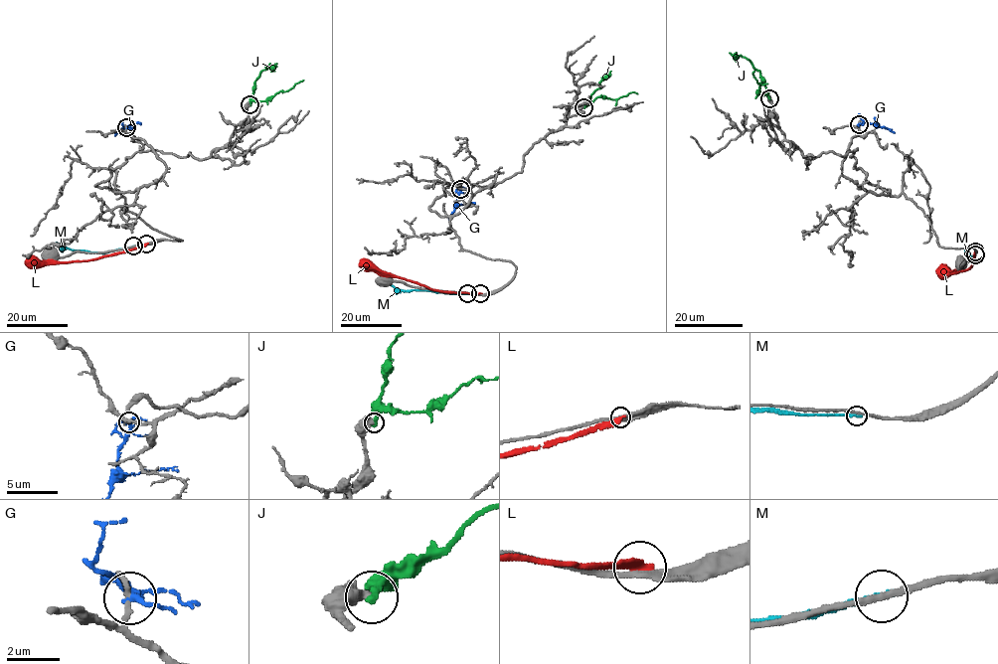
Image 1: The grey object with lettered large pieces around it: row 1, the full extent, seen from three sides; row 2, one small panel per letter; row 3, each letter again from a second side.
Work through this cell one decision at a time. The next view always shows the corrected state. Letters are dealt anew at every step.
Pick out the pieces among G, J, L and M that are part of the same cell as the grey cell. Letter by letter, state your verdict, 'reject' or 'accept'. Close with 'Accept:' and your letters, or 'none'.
G: reject
J: reject
L: reject
M: reject
Accept: none

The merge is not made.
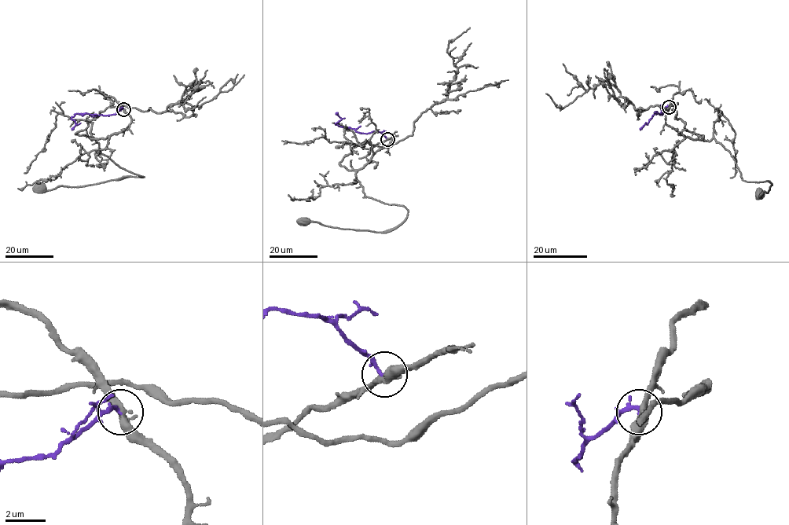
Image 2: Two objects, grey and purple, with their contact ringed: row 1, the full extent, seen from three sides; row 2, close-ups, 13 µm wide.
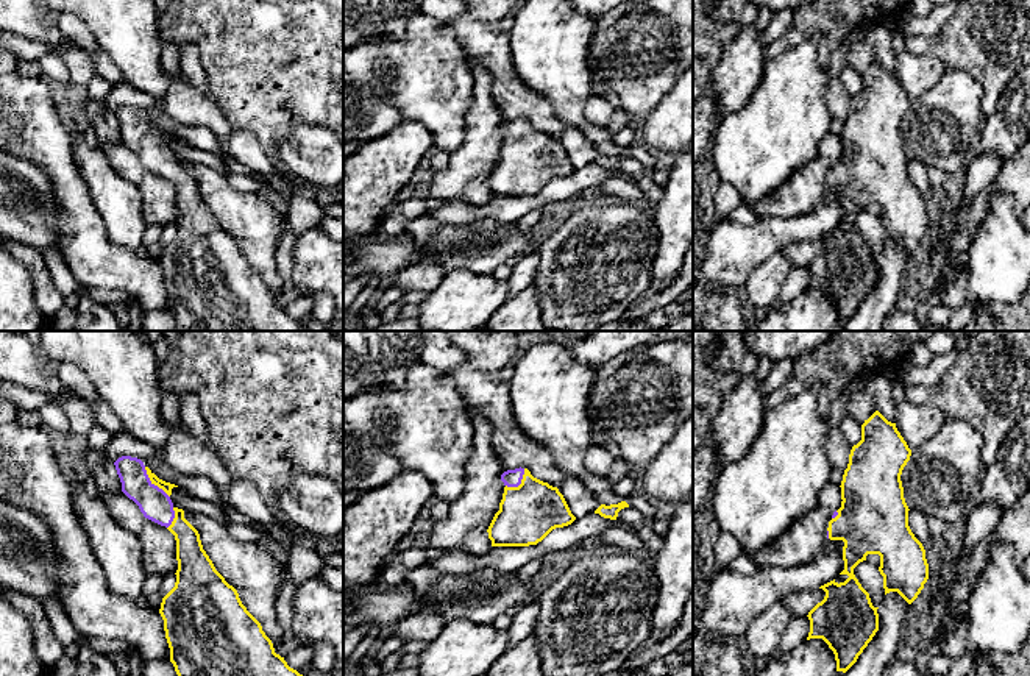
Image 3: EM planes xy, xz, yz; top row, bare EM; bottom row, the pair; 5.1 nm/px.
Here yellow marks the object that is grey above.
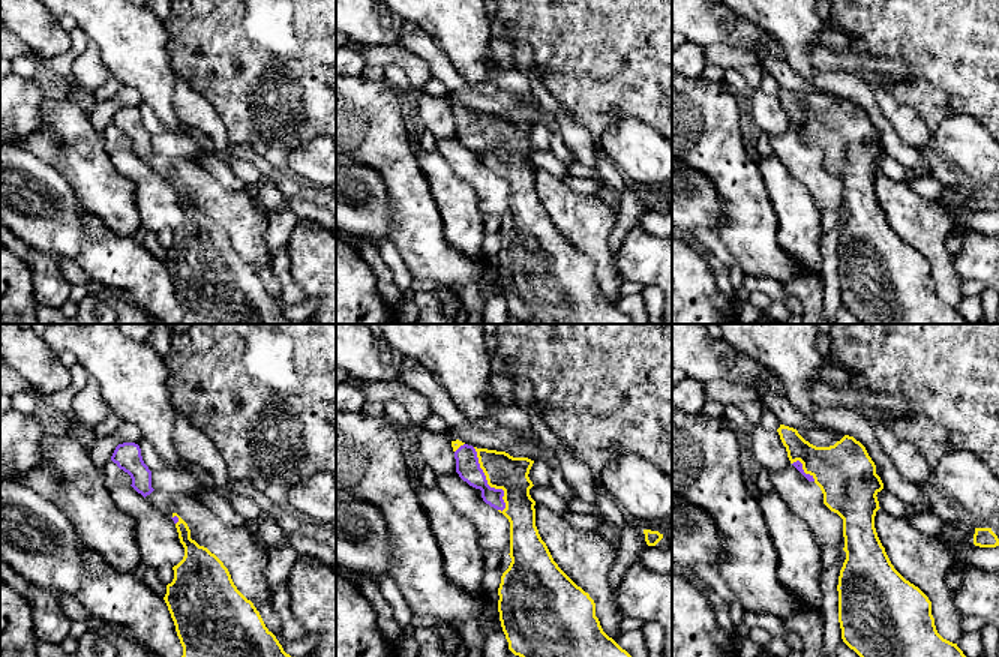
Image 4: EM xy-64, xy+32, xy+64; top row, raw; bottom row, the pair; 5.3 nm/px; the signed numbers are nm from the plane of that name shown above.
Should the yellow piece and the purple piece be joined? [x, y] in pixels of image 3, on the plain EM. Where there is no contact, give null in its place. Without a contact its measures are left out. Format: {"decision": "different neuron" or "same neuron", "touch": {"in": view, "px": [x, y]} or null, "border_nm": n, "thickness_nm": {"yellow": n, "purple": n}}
{"decision": "same neuron", "touch": {"in": "xy", "px": [153, 133]}, "border_nm": 200, "thickness_nm": {"yellow": 50, "purple": 160}}

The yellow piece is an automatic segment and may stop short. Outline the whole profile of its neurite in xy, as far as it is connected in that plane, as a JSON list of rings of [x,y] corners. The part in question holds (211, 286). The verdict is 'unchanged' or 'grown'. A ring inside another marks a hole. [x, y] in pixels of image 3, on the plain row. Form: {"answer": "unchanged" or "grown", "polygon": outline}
{"answer": "grown", "polygon": [[[122,106],[114,116],[122,142],[139,156],[145,169],[165,176],[176,190],[176,233],[162,248],[159,264],[170,312],[179,331],[307,331],[275,303],[272,290],[242,254],[237,240],[215,220],[203,200],[198,181],[170,150],[172,139],[178,136],[159,130],[137,108]]]}

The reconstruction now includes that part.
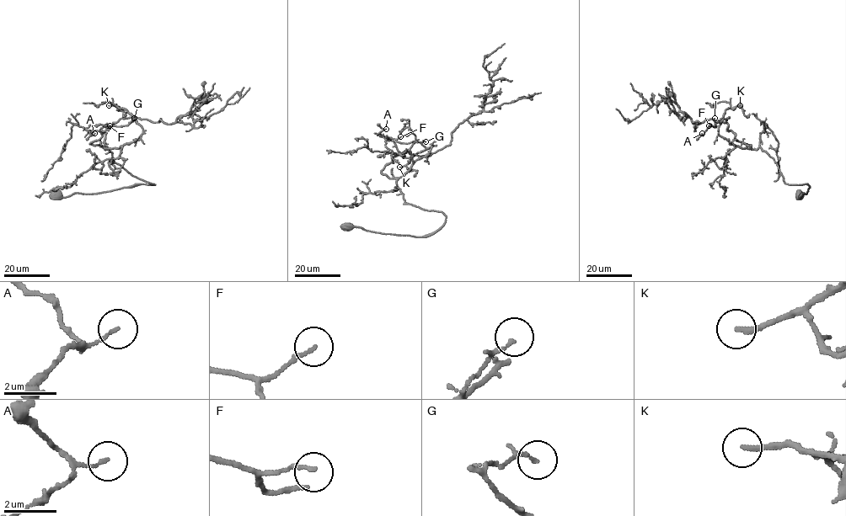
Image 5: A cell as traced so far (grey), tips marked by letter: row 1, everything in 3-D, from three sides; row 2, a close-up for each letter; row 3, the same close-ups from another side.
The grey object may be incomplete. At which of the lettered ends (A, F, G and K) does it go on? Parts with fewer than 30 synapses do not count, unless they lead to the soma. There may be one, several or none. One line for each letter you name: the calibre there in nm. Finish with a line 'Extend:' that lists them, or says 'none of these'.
K: 200 nm
Extend: K

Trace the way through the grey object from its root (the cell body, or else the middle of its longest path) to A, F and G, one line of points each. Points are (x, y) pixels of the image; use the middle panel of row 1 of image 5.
A: (347, 226), (425, 236), (445, 222), (441, 211), (407, 204), (397, 184), (434, 146), (377, 134), (386, 129)
F: (347, 226), (425, 236), (445, 222), (441, 212), (404, 199), (397, 180), (434, 146), (400, 143), (400, 136)
G: (347, 226), (425, 236), (443, 224), (441, 212), (407, 204), (397, 184), (434, 146), (425, 141)

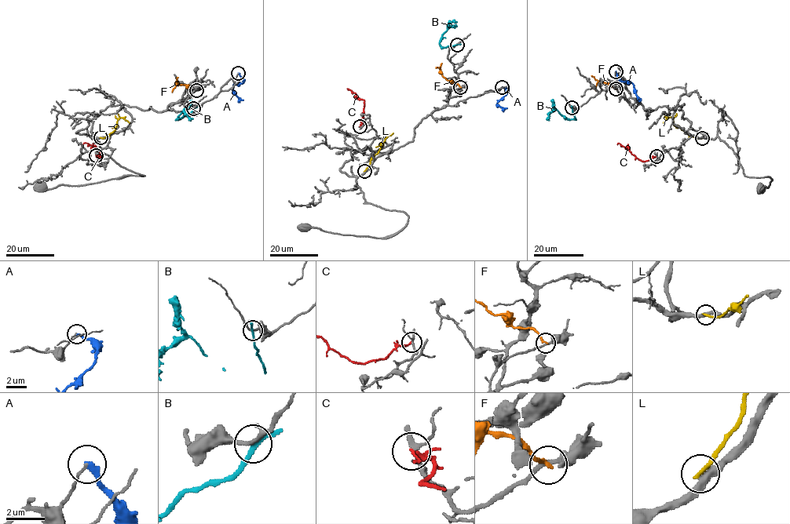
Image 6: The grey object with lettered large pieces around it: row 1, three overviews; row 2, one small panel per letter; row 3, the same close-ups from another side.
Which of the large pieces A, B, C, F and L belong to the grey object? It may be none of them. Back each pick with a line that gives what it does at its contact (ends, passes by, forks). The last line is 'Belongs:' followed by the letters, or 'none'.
Belongs: none

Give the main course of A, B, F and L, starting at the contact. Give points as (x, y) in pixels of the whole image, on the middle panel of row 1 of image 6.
A: (502, 86), (506, 91), (496, 104), (506, 107)
B: (457, 44), (442, 47), (440, 44), (451, 22), (456, 22)
F: (460, 87), (448, 81), (438, 67), (436, 68)
L: (364, 171), (378, 151), (381, 142), (393, 132)

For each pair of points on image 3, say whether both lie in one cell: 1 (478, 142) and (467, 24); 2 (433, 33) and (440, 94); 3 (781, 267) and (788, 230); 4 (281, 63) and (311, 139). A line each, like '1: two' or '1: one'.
1: two
2: one
3: two
4: two

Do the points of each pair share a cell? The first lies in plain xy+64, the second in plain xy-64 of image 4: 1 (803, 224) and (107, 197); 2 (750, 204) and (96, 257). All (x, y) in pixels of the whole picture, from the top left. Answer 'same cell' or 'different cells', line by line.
1: same cell
2: same cell

